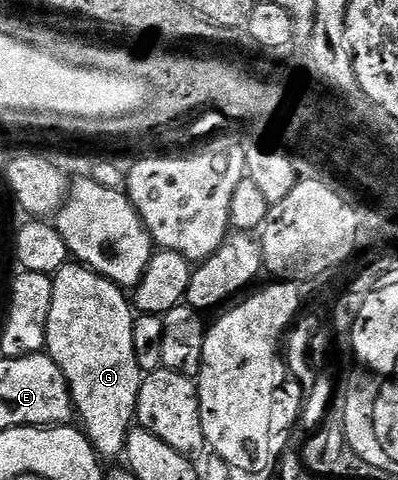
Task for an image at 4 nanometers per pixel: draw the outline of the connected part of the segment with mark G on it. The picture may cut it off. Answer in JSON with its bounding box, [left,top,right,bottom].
[46,260,144,459]

